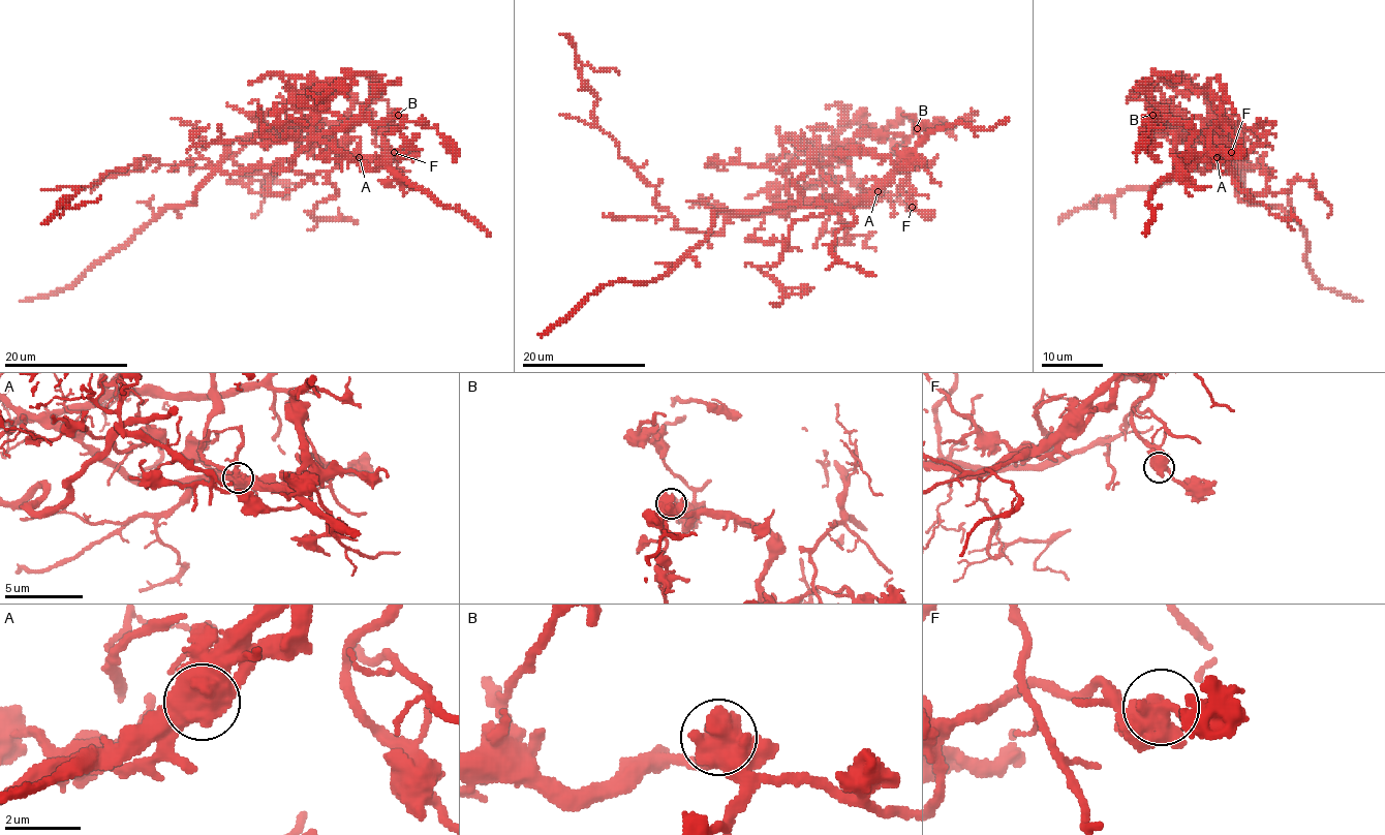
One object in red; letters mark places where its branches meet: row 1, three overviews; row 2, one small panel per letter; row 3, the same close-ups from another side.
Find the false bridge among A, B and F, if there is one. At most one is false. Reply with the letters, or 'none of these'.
A

